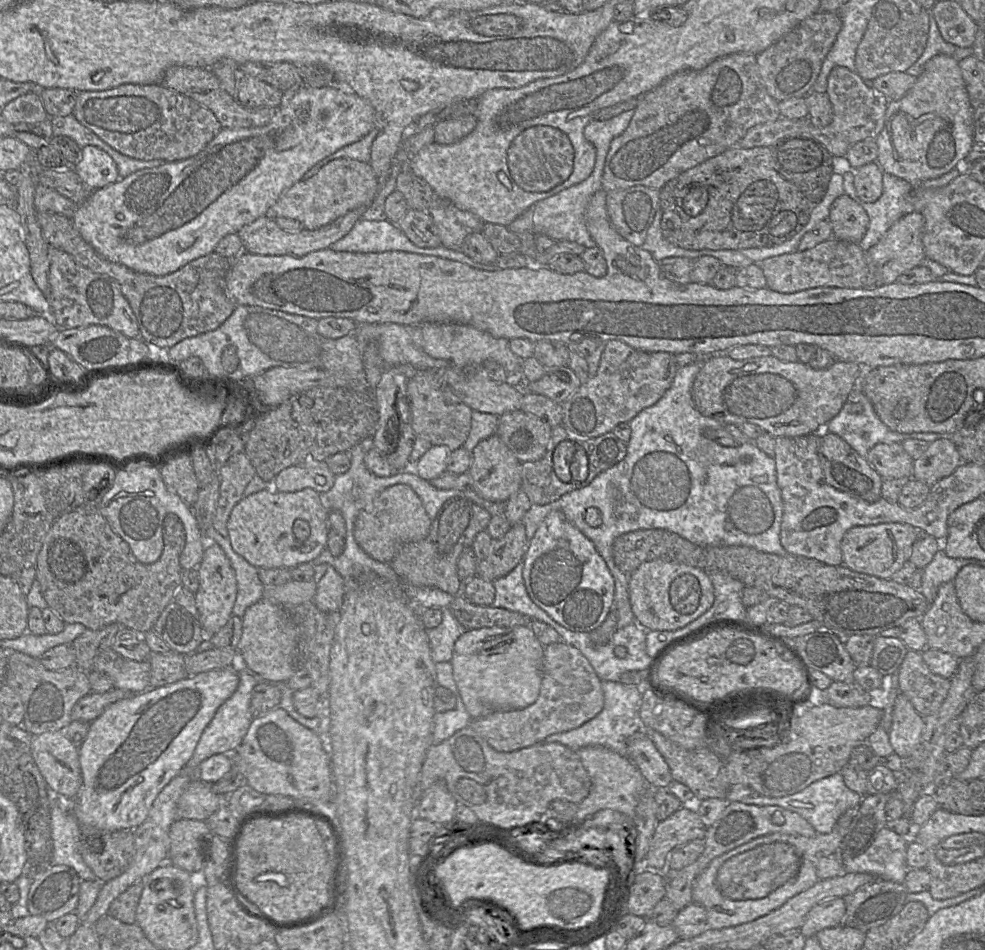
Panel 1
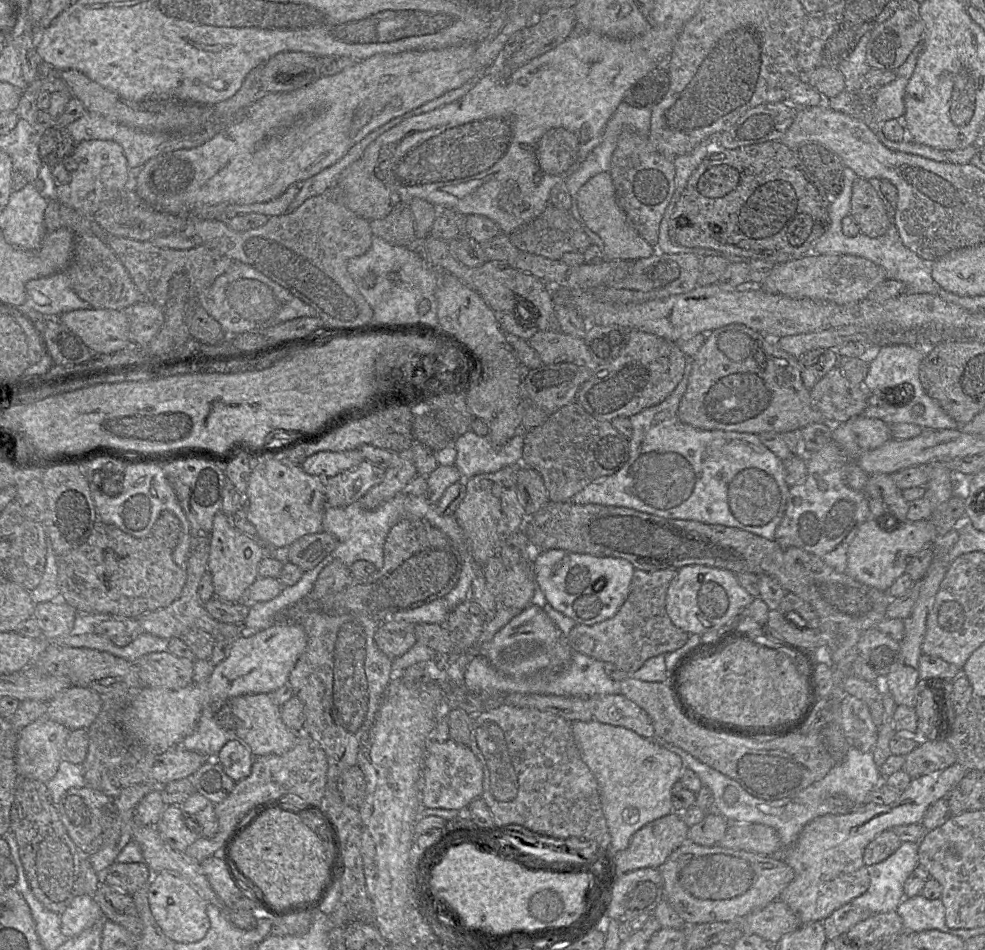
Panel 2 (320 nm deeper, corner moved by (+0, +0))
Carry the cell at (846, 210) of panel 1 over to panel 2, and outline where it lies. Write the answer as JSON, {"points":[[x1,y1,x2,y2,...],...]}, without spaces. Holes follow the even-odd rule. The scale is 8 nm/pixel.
{"points":[[856,178,852,186,851,209,852,216,857,223,860,233,878,238,884,235,892,224,881,191,876,191,869,180]]}

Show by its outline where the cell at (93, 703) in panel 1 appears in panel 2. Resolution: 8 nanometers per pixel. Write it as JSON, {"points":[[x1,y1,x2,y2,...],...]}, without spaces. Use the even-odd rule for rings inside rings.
{"points":[[44,716,18,731,16,770,19,778,28,778,47,784,56,774,64,757,64,748,70,730]]}

